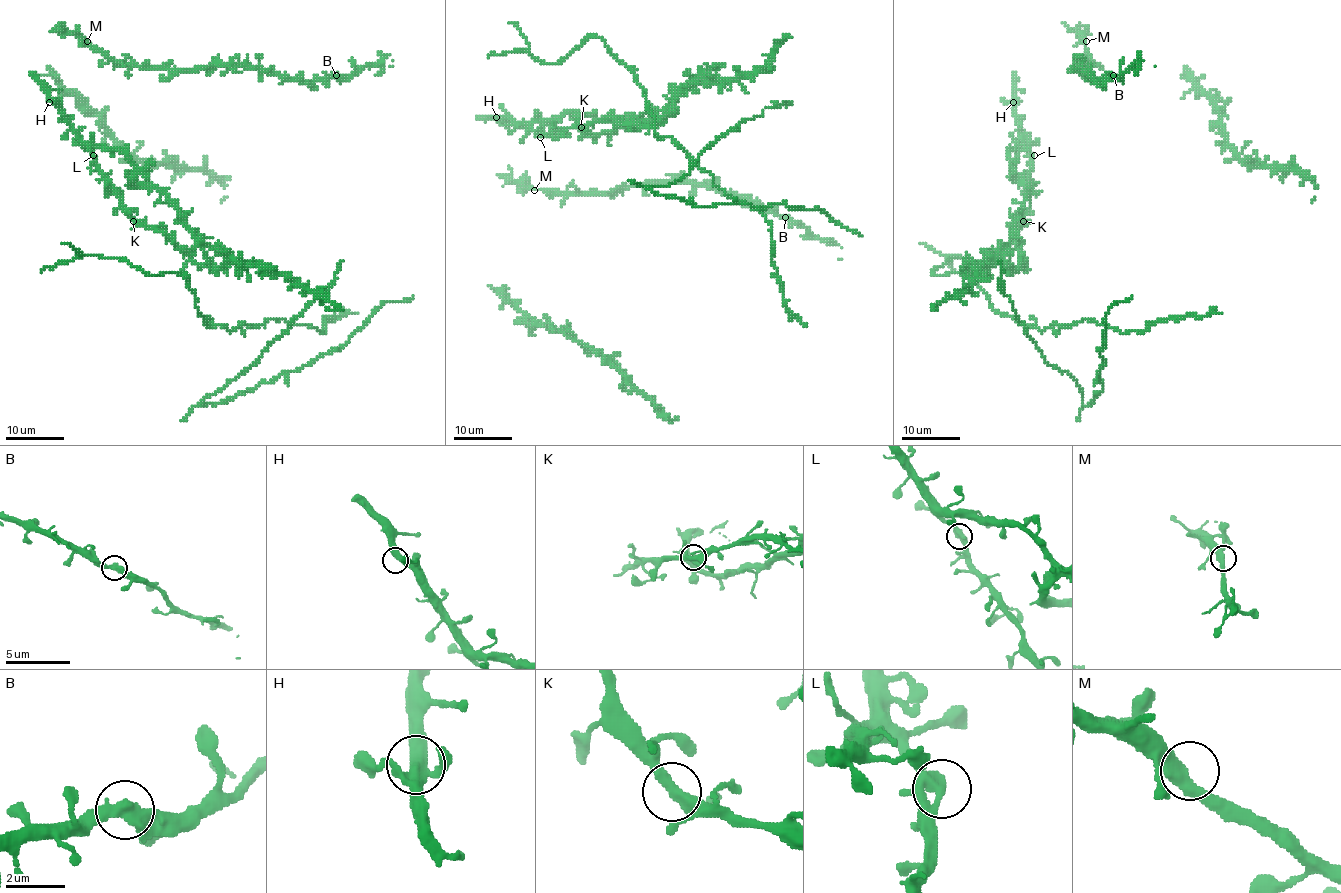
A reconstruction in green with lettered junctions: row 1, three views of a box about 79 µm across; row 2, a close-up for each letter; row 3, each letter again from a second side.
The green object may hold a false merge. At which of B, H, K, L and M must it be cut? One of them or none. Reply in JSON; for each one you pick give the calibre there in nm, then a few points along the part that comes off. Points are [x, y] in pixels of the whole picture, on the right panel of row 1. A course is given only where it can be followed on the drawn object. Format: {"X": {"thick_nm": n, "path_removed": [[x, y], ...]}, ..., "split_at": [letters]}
{"split_at": []}

